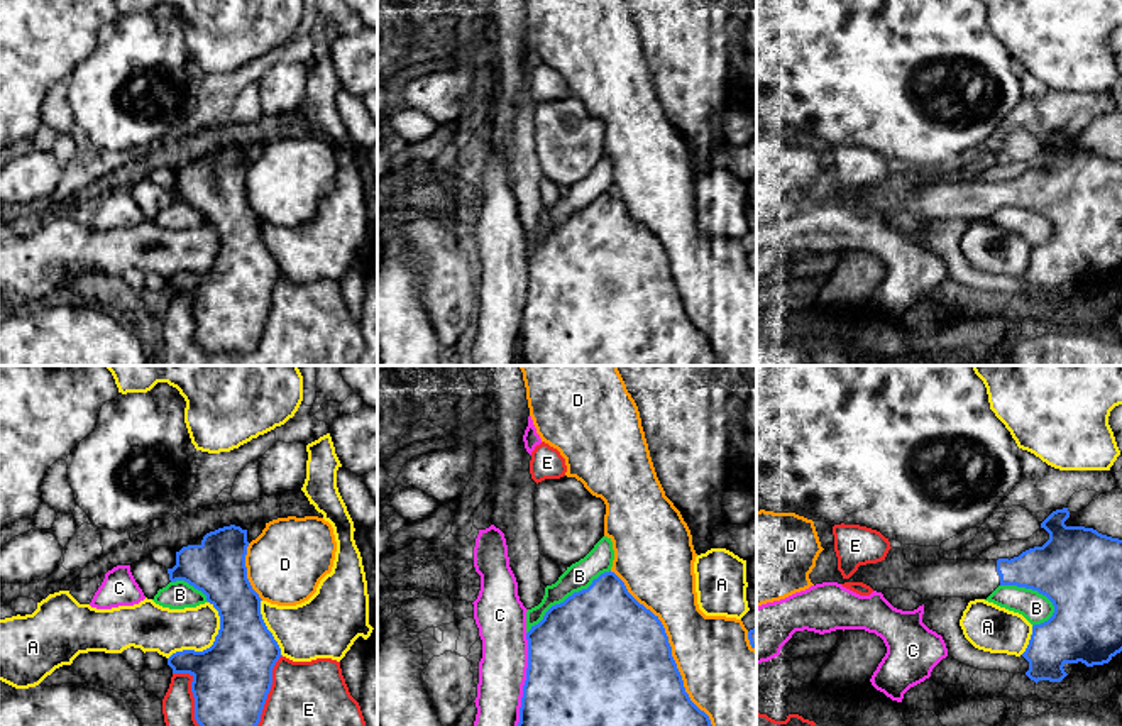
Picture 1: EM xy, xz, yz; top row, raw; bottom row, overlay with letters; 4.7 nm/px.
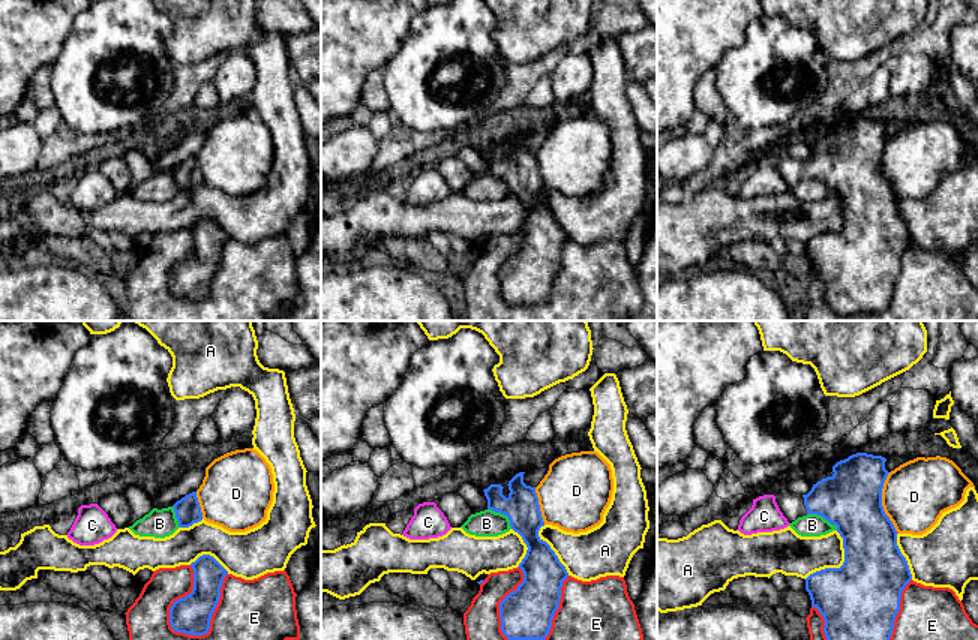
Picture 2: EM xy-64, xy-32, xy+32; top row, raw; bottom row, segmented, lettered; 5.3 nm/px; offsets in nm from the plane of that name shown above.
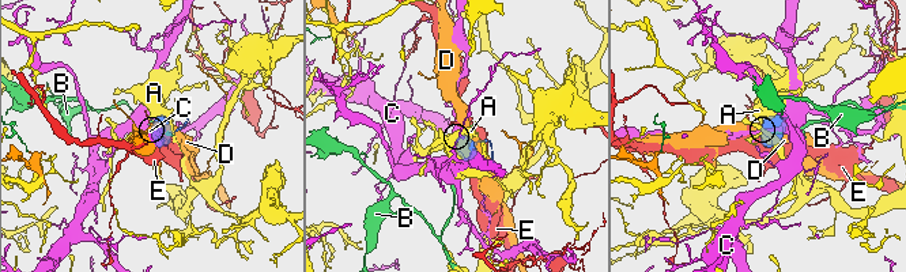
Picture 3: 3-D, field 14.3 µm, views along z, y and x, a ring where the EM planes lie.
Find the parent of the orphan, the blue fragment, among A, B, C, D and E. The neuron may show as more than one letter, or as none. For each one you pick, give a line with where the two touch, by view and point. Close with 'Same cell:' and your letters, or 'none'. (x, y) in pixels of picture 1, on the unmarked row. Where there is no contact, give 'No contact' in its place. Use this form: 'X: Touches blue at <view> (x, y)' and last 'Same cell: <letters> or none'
Same cell: none

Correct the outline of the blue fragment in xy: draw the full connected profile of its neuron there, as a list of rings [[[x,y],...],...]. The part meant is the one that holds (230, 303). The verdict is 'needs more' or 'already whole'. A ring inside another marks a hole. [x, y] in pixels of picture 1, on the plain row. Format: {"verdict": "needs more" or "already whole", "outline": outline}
{"verdict": "needs more", "outline": [[[230,146],[210,152],[200,166],[188,166],[176,173],[176,186],[166,190],[151,179],[130,186],[130,193],[147,220],[169,203],[184,201],[206,217],[218,232],[220,250],[210,269],[203,272],[183,271],[168,279],[173,294],[193,298],[195,340],[208,354],[250,352],[259,342],[272,306],[272,289],[283,278],[278,262],[261,235],[261,218],[247,200],[247,151]]]}

